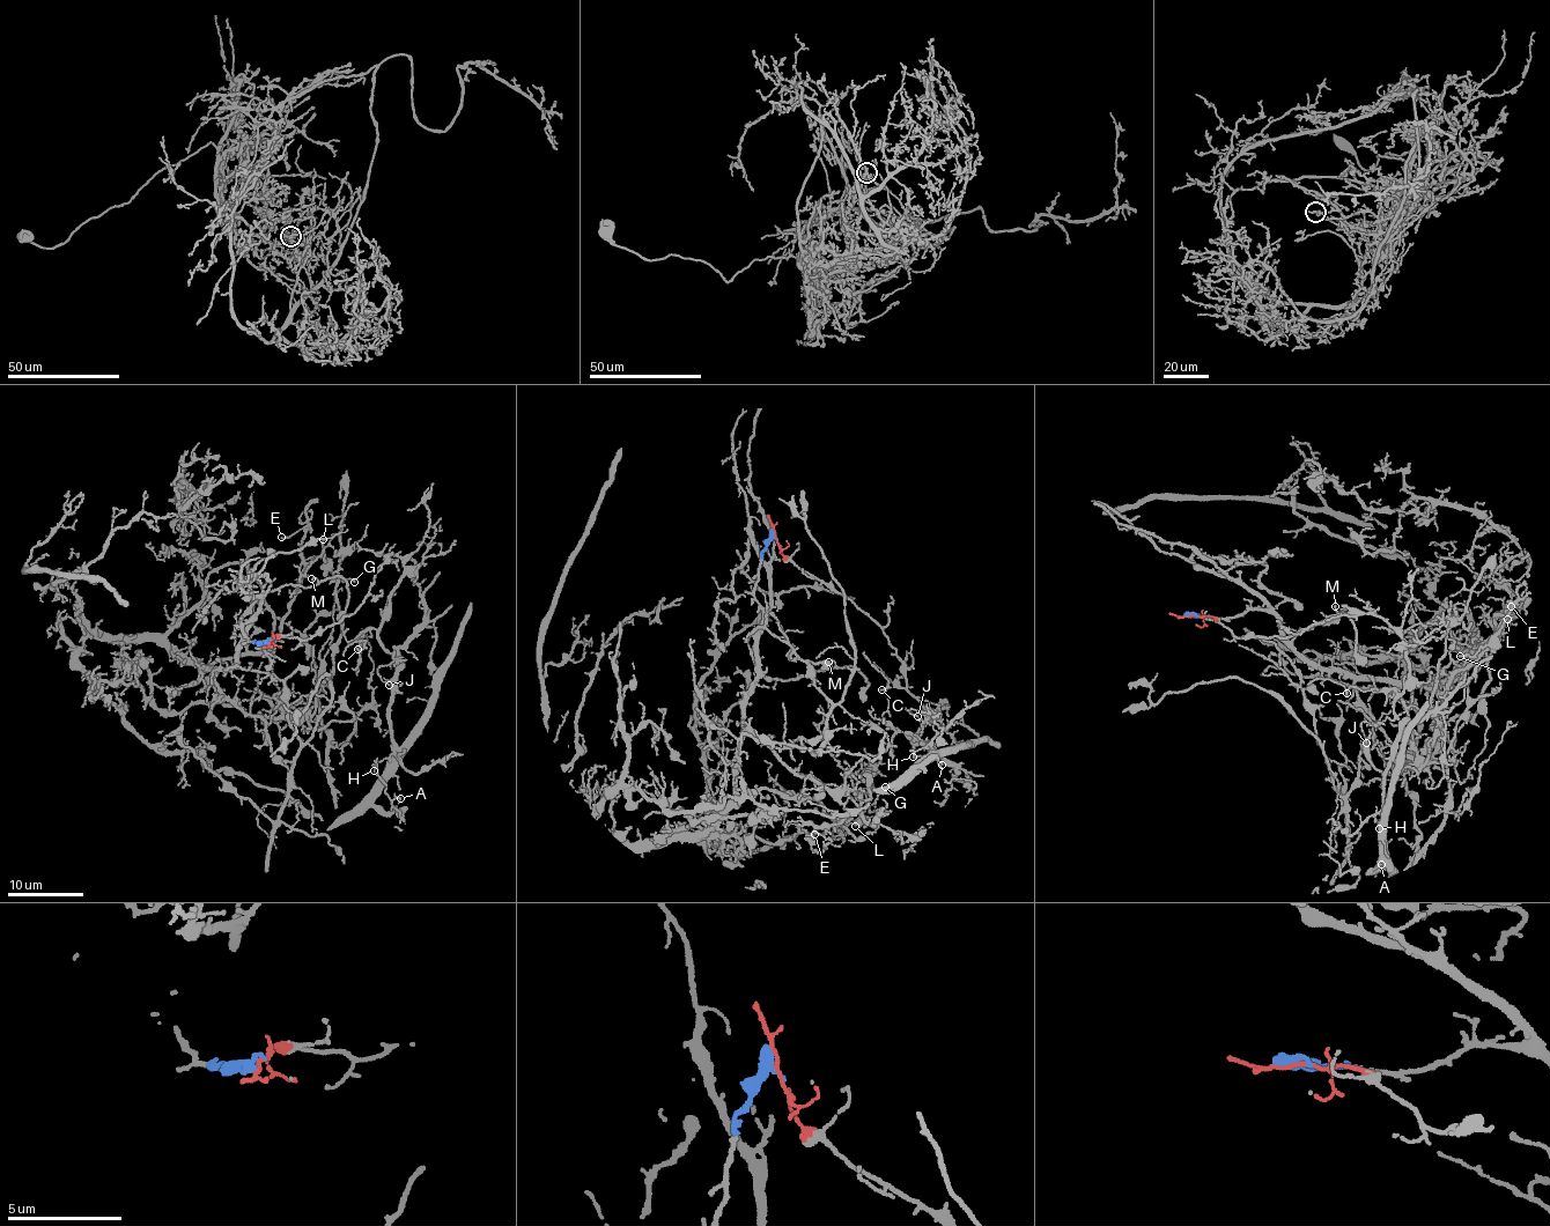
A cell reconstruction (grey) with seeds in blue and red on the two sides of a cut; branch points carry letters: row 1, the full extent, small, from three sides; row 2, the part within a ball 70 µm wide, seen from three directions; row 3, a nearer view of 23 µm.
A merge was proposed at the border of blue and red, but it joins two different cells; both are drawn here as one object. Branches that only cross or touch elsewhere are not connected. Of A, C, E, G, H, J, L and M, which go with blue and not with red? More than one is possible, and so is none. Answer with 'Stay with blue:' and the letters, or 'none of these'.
Stay with blue: E, G, L, M

